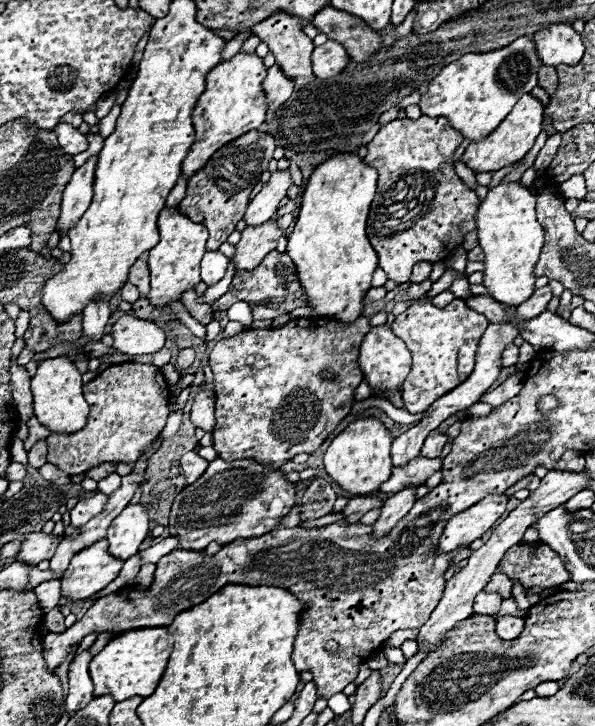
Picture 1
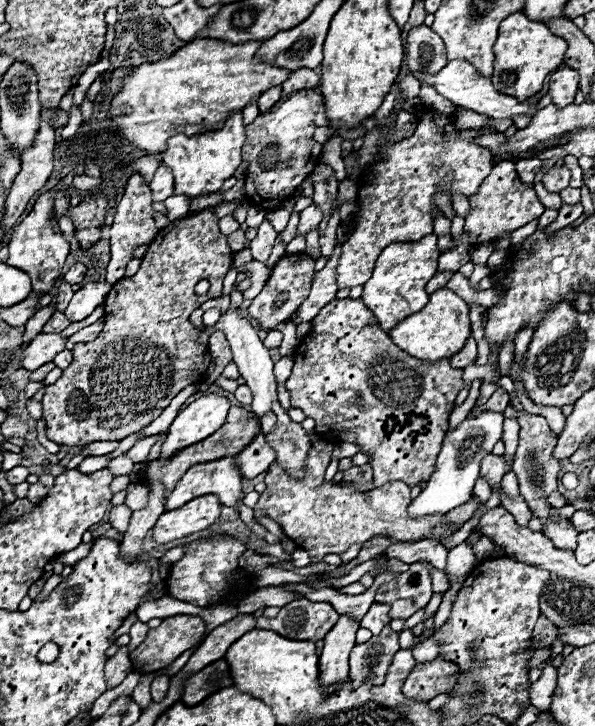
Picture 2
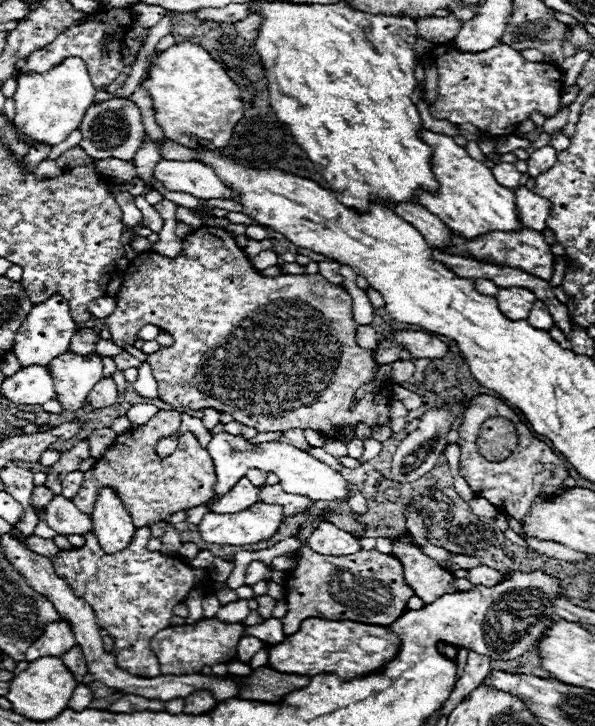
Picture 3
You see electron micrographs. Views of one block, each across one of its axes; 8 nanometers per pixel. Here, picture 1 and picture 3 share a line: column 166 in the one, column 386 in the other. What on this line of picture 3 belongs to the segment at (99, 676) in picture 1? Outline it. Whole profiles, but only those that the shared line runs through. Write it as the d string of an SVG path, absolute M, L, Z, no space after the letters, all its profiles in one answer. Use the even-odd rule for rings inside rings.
M308 618L302 622L296 634L286 636L280 644L268 646L268 666L276 672L298 674L298 676L316 676L320 672L336 672L342 680L352 680L356 676L364 676L368 672L380 670L384 662L388 664L398 652L400 638L390 634L384 626L360 624L360 622L340 622L326 618ZM362 636L374 636L388 642L382 652L366 652L360 648Z

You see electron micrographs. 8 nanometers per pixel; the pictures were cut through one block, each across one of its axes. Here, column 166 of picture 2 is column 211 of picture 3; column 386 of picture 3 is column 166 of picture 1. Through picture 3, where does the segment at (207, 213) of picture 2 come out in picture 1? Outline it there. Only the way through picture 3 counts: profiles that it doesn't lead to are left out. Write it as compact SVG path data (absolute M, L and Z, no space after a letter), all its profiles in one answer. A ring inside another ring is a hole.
M114 364L84 384L84 398L90 404L88 424L76 434L48 436L48 462L66 474L82 474L102 462L136 462L142 448L164 430L170 402L168 384L160 368L150 364Z

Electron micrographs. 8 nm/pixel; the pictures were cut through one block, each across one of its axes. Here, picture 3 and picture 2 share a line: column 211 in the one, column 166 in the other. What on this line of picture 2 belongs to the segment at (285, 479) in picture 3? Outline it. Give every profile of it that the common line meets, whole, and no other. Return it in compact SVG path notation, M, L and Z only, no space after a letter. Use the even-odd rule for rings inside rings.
M204 394L188 404L168 428L168 440L162 446L162 454L174 454L184 446L196 444L214 434L228 416L230 402L218 394Z

